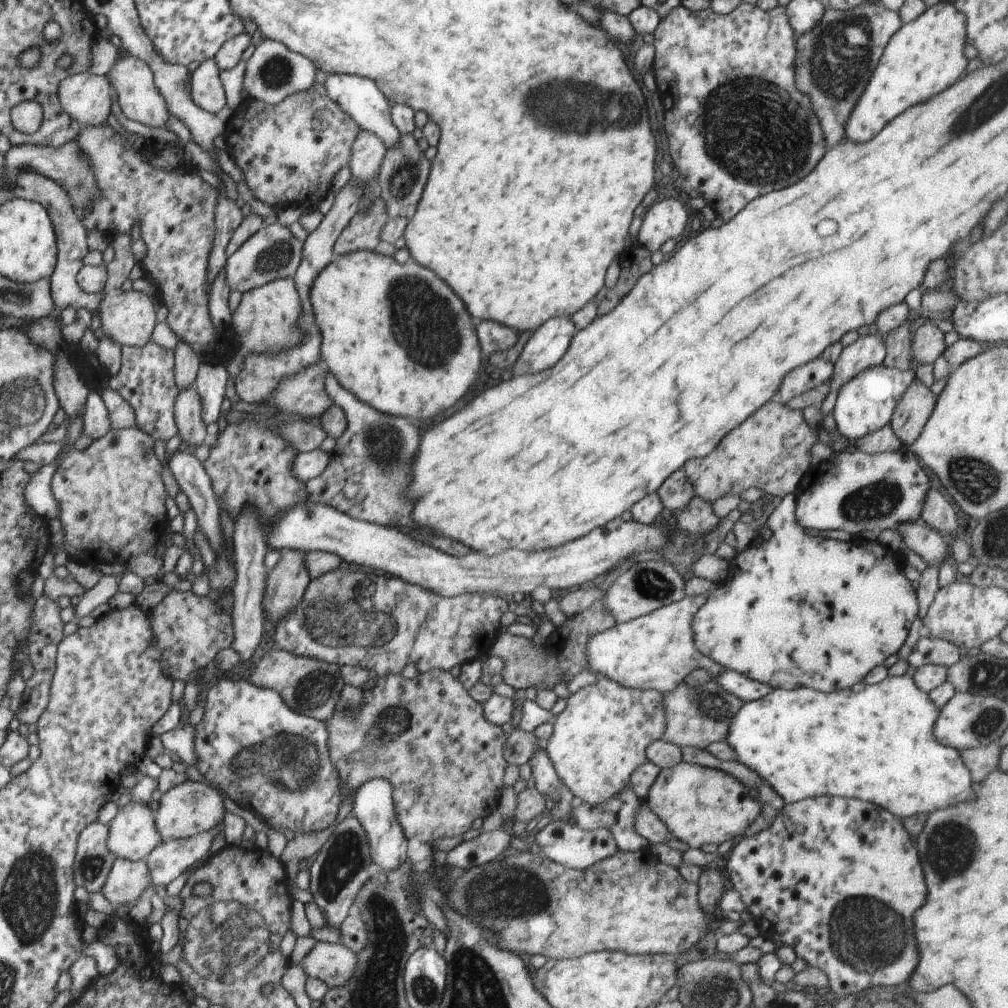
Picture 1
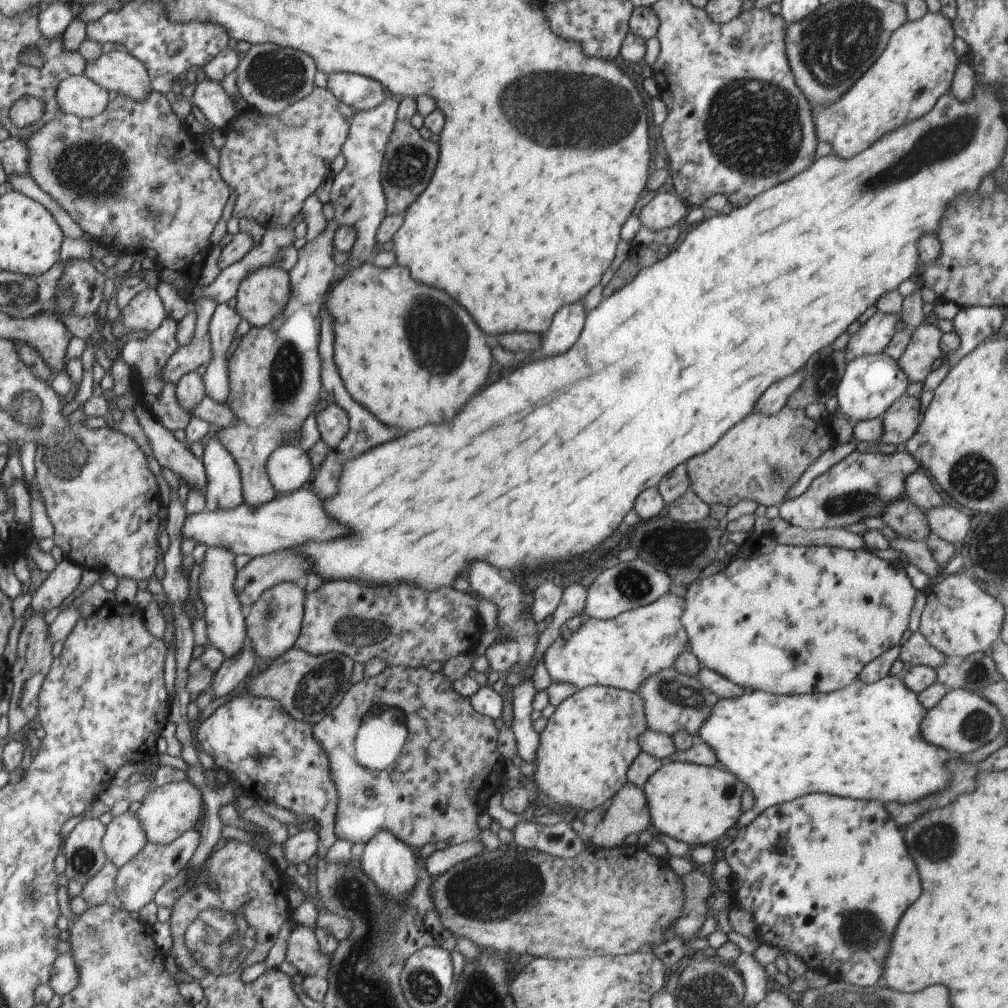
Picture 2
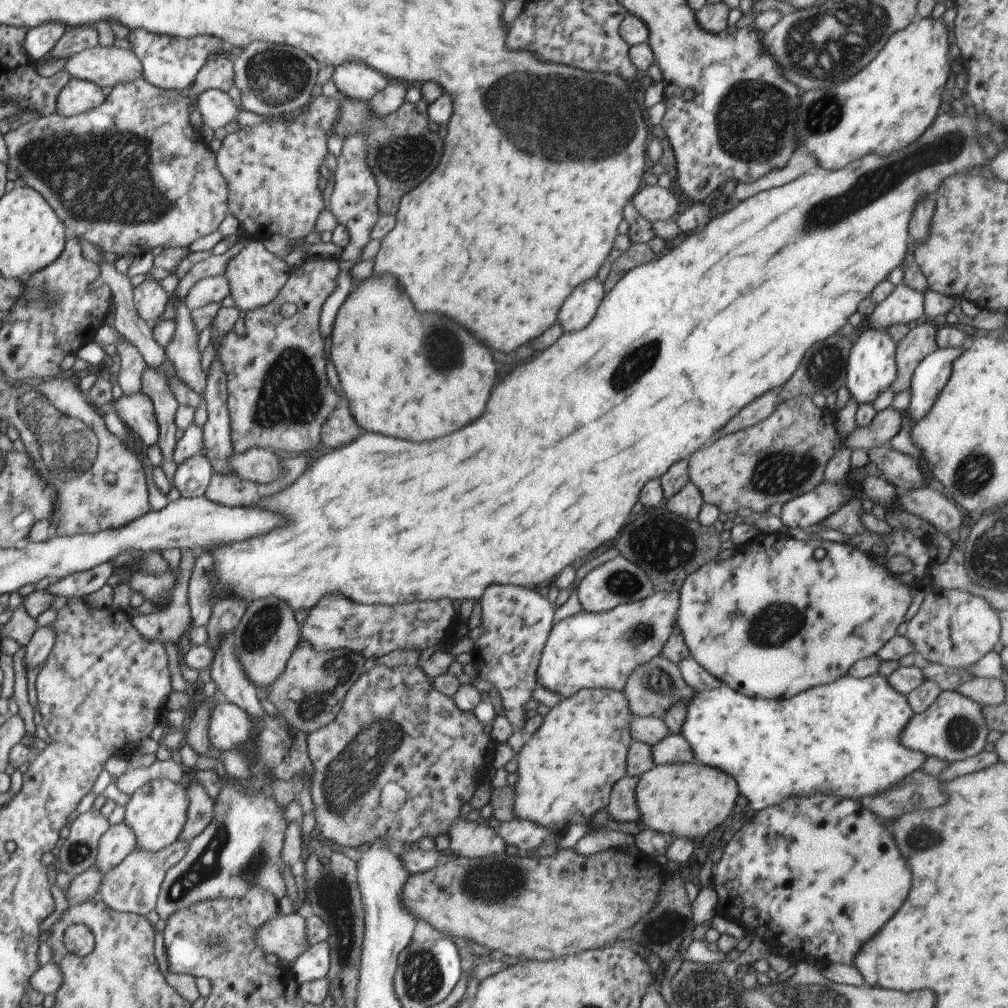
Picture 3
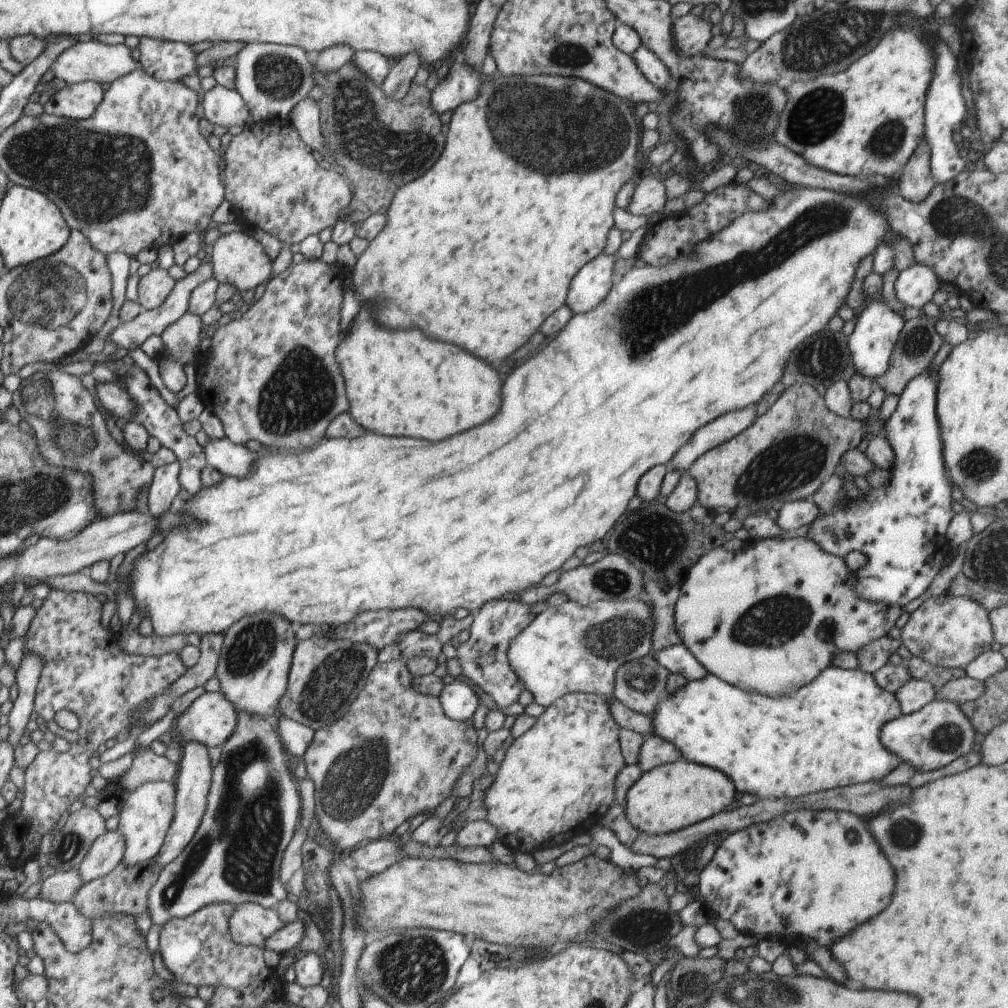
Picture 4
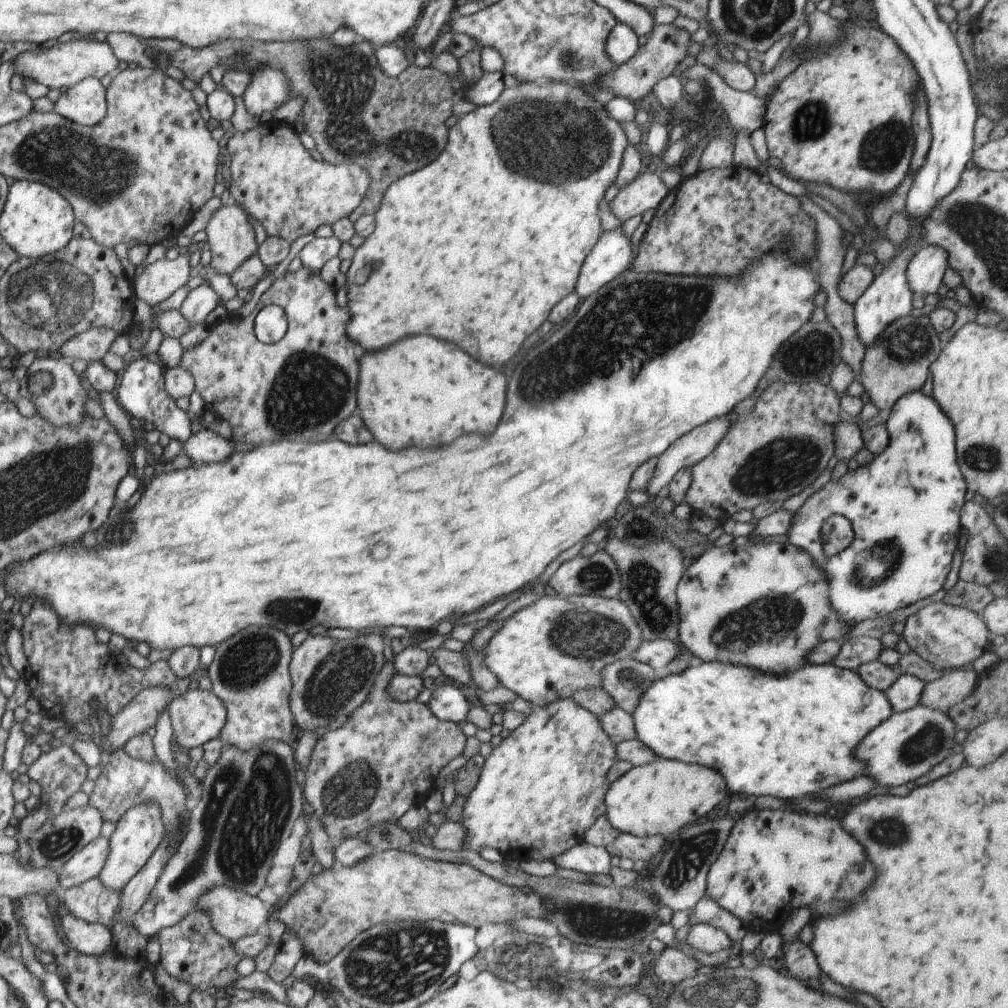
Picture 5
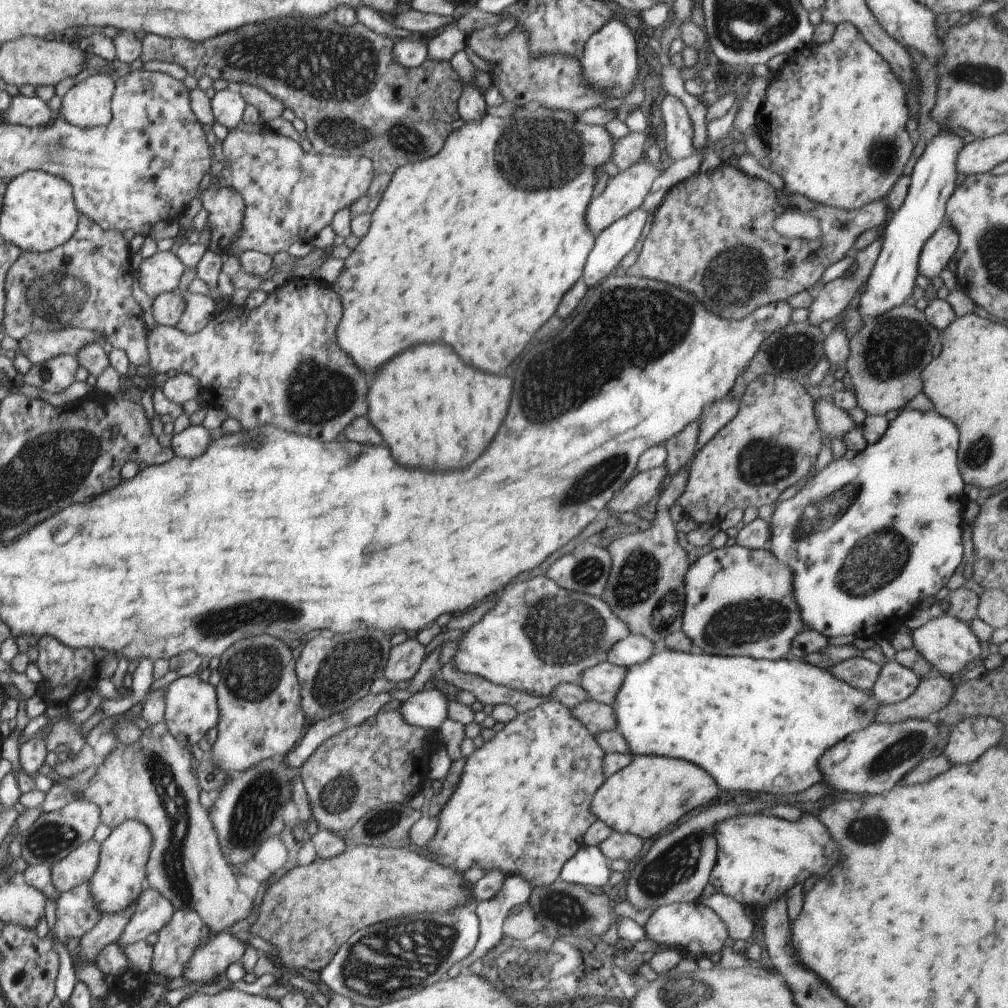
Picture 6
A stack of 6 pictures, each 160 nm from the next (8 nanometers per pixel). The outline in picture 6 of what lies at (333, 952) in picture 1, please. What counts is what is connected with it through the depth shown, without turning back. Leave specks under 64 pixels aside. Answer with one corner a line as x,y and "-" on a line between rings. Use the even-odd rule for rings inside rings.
156,723
144,730
141,737
131,745
120,742
97,768
96,775
83,790
83,799
99,806
101,823
111,829
120,826
128,819
142,821
153,832
152,854
148,862
147,887
157,890
167,898
174,908
194,911
215,933
228,931
238,920
244,920
255,912
257,903
252,897
238,888
238,875
228,868
228,860
222,852
218,832
214,828
212,818
198,802
200,787
192,774
192,756
182,746
180,740
169,731
166,723

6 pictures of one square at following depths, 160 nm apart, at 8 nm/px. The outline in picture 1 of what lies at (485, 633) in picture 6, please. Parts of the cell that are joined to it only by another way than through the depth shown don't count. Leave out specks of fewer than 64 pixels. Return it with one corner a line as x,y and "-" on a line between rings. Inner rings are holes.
706,595
685,596
679,602
662,606
650,614
616,624
604,632
590,636
586,642
587,671
601,678
618,682
626,688
672,692
678,684
687,682
690,672
702,668
711,677
722,674
725,668
702,655
694,646
692,618
706,604

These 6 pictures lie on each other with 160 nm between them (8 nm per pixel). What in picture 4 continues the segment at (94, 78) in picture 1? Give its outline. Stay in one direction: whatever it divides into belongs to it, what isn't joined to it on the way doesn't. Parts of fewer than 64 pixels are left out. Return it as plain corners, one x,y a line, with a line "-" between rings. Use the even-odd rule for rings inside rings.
98,81
66,85
43,105
44,113
67,119
89,119
104,102
104,90

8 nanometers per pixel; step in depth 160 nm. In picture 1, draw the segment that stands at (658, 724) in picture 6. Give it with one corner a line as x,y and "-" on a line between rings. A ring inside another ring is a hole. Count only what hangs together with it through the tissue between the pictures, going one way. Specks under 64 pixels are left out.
888,676
882,684
874,684
874,686
861,681
854,684
854,688
848,688
846,692
832,692
832,694
814,692
812,688
773,689
763,698
746,702
740,706
736,716
730,720
730,728
728,728
728,734
724,736
724,741
728,742
730,748
734,750
736,761
744,764
750,770
754,770
775,792
776,797
784,800
785,804
818,796
860,798
860,800
884,808
898,819
903,820
916,816
916,814
930,814
934,810
942,810
942,808
966,802
974,796
974,792
970,788
970,784
974,783
971,781
968,768
960,758
959,751
956,748
940,744
935,739
934,724
938,720
938,716
940,716
940,709
932,704
928,693
923,692
914,684
912,676

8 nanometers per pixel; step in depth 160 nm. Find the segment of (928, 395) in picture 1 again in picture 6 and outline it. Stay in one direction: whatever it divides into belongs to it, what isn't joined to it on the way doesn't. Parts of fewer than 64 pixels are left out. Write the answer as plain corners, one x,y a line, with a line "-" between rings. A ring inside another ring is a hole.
769,374
754,379
739,402
738,414
690,462
687,485
677,500
685,516
698,523
724,520
726,513
734,508
745,510
776,503
786,488
808,477
814,470
822,446
815,402
804,382

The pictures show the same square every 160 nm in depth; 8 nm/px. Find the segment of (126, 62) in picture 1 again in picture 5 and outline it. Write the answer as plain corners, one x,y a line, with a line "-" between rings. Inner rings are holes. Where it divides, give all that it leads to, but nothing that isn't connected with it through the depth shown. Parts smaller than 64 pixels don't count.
77,37
69,43
58,43
48,49
34,47
32,51
20,53
12,61
15,62
15,72
24,77
30,77
48,88
65,90
73,87
86,77
102,77
117,72
119,58
114,56
108,41
100,42
93,37

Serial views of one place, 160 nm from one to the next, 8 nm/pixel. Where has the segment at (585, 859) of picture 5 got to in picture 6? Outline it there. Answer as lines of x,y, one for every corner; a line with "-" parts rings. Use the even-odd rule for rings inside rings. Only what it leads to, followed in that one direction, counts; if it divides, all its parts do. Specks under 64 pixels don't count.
583,844
580,850
562,866
559,877
567,883
608,890
611,871
610,860
598,847

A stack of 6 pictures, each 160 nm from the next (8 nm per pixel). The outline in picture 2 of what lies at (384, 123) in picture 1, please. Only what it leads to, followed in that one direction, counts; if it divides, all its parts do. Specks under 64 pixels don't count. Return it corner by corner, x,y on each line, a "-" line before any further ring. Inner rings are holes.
356,73
330,74
327,88
339,101
364,112
376,108
389,95
377,80

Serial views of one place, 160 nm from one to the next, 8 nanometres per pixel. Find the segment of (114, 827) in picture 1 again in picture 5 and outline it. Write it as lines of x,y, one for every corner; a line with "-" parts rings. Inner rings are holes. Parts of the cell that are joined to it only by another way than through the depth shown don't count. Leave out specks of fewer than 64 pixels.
102,835
89,842
58,870
61,891
100,876
111,850
109,838

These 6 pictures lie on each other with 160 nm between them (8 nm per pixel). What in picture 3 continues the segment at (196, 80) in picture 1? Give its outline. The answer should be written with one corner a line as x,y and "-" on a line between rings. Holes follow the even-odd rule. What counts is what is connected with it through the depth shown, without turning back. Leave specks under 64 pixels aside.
222,89
202,91
196,99
196,107
200,110
203,124
206,124
206,126
209,126
212,130
226,126
226,124
232,122
232,120
237,120
242,127
251,127
266,120
284,120
283,118
280,120
276,118
270,119
267,118
266,115
254,114
254,112
247,111
244,108
243,110
238,110
232,98

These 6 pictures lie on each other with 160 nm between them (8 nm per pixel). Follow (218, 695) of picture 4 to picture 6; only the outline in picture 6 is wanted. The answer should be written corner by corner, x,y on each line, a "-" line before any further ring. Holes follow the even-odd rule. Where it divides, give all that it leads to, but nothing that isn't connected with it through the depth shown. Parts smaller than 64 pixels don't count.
194,675
178,677
169,686
164,686
165,722
176,740
182,743
198,742
214,724
220,722
220,706
216,706
216,690
210,683
194,678

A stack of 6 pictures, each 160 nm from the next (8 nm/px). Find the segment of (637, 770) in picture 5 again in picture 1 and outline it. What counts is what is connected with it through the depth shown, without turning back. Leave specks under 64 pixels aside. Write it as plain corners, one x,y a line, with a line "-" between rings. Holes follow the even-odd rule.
683,761
660,770
644,802
662,820
672,837
698,849
713,849
743,834
762,811
760,802
750,798
748,789
734,776

